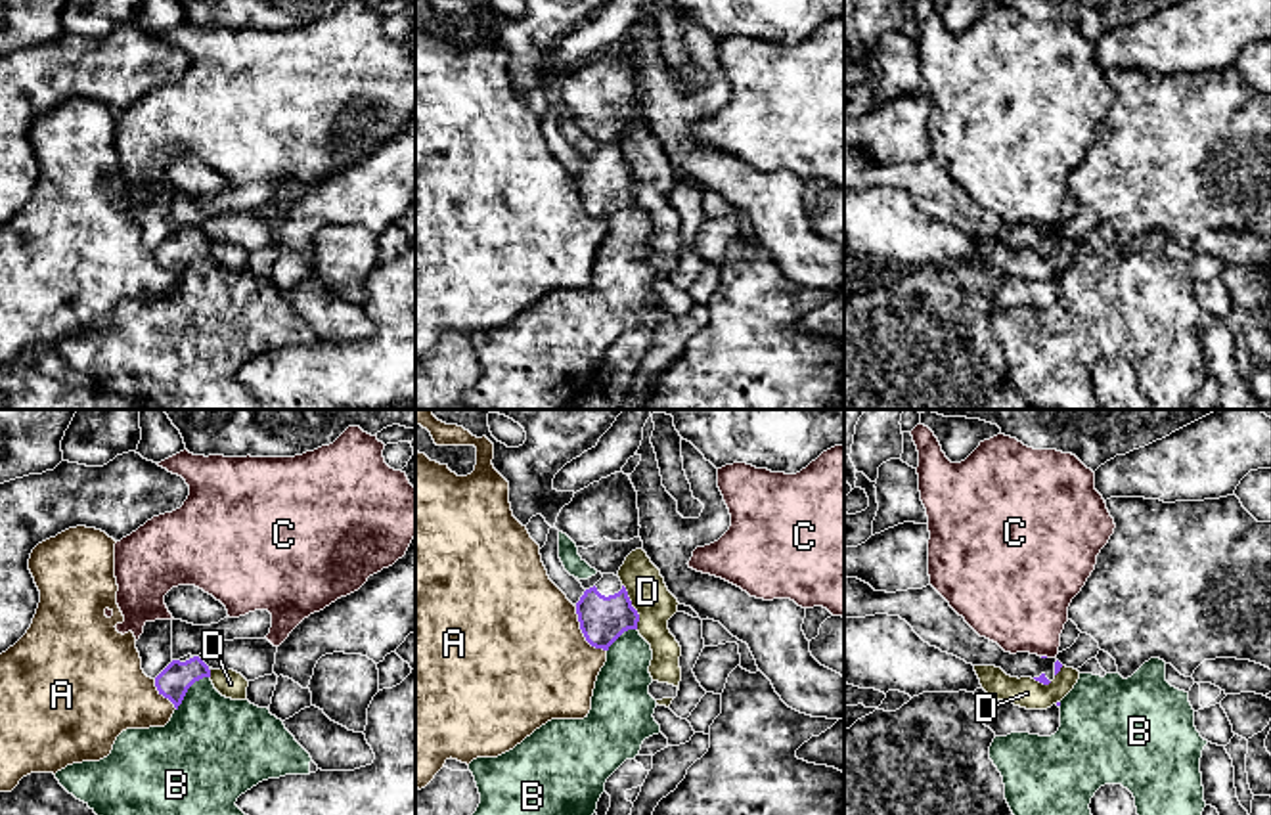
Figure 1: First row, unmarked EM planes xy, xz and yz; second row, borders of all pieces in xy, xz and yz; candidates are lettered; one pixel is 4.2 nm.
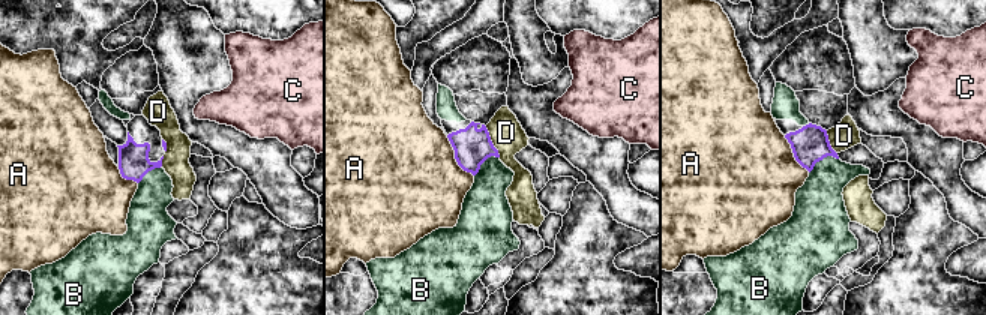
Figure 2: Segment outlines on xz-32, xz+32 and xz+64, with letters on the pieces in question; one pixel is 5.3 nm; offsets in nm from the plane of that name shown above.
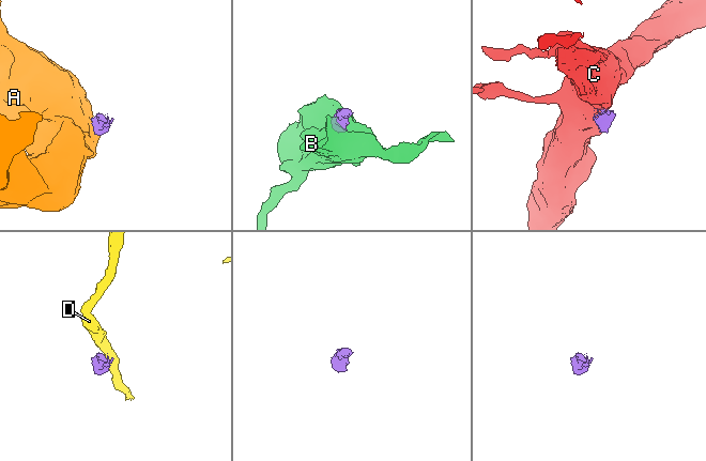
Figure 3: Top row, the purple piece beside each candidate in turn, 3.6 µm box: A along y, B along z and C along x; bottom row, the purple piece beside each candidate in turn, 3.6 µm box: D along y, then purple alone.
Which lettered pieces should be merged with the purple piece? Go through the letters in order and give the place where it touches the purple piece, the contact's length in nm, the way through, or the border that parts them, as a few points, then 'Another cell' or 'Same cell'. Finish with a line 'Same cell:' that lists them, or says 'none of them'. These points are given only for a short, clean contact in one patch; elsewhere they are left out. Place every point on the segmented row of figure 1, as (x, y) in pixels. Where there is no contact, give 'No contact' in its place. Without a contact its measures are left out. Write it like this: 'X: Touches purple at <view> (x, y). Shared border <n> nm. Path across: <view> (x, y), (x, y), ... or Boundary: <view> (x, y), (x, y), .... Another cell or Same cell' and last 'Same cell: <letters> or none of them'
A: Touches purple at xz (582, 632). Shared border 240 nm. Boundary: xz (575, 607), (584, 638), (605, 651). Another cell
B: Touches purple at xy (188, 687). Shared border 200 nm. Same cell
C: Touches purple at yz (1046, 657). Shared border 30 nm. Boundary: yz (1042, 655), (1048, 657). Another cell
D: Touches purple at xz (632, 607). Shared border 200 nm. Boundary: xz (623, 584), (638, 615), (638, 628). Another cell
Same cell: B

